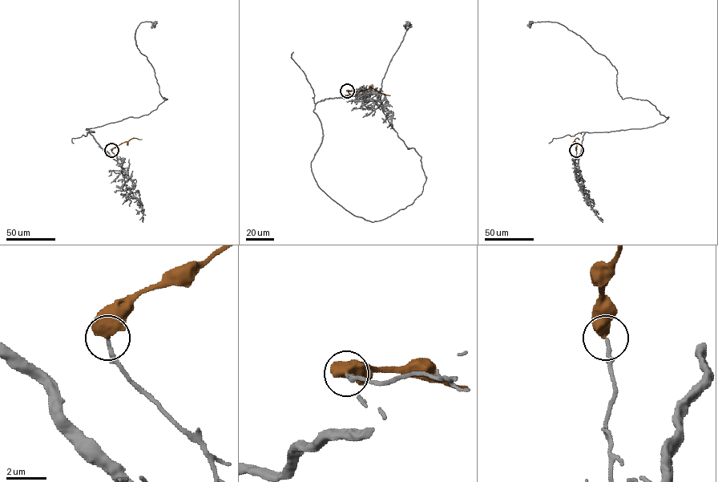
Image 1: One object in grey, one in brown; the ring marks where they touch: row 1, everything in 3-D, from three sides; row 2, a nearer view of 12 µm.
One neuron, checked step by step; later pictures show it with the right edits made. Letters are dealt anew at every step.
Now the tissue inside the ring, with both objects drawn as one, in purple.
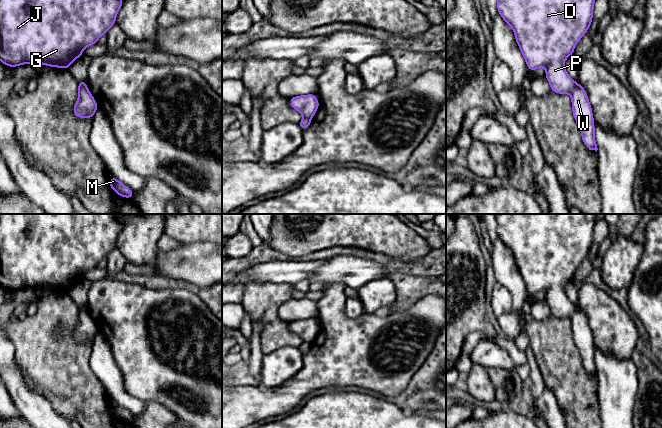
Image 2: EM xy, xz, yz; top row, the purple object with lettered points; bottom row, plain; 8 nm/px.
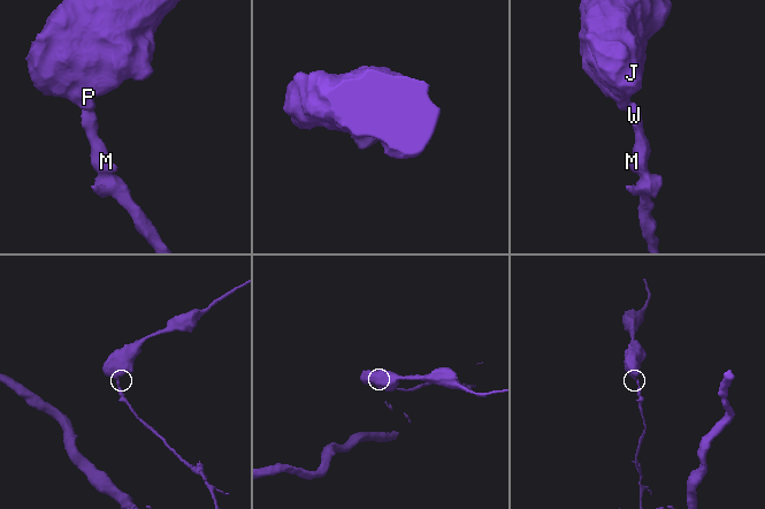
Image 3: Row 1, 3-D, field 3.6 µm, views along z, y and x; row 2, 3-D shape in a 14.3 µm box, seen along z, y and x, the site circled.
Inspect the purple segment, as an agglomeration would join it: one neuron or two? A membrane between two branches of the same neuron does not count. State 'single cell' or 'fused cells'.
fused cells

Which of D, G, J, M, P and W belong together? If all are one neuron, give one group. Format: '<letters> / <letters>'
D G J P / M W

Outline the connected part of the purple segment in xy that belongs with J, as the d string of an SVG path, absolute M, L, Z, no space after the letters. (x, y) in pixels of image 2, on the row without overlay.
M0 214L0 285L8 291L18 291L23 288L43 288L48 291L57 291L63 293L69 293L69 290L80 280L83 279L83 274L89 270L97 268L98 263L106 259L106 256L116 248L116 241L117 238L123 229L123 223L119 220L122 216L129 216L129 215L149 215L149 214Z

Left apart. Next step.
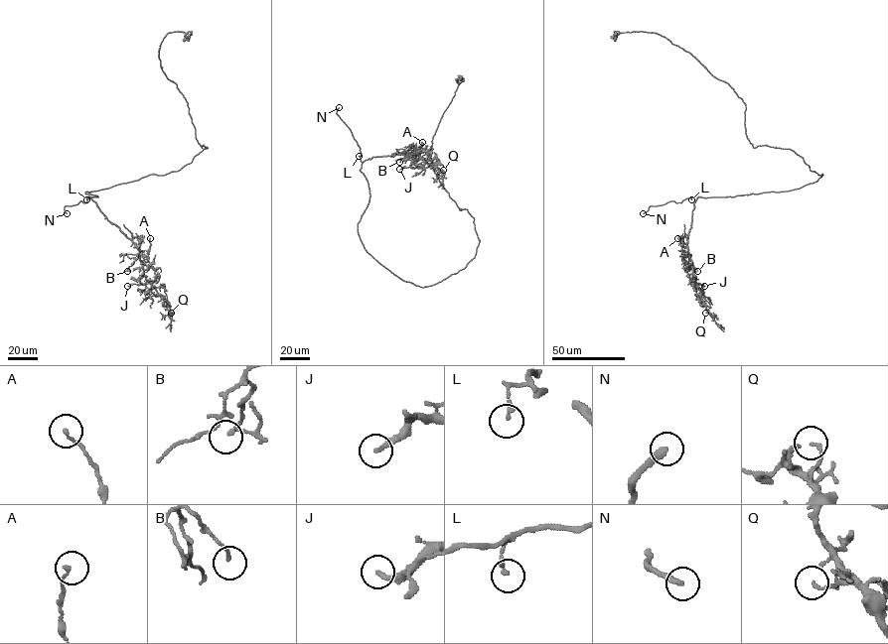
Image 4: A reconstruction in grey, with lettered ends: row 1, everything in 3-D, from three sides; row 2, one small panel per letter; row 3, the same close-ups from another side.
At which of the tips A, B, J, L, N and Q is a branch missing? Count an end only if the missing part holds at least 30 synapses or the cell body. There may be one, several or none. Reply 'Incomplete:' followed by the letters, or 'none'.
Incomplete: N

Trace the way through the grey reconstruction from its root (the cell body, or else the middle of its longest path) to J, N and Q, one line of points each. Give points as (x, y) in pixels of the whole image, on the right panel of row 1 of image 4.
J: (822, 175), (815, 182), (788, 191), (698, 196), (693, 204), (687, 247), (694, 280), (704, 286)
N: (822, 175), (815, 182), (788, 191), (734, 196), (693, 196), (680, 202), (670, 200), (651, 205), (643, 213)
Q: (822, 175), (815, 182), (788, 191), (697, 197), (693, 204), (687, 247), (694, 282), (705, 305), (705, 313)

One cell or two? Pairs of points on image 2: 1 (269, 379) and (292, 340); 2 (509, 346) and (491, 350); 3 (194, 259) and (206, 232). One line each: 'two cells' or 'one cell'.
1: two cells
2: two cells
3: two cells

